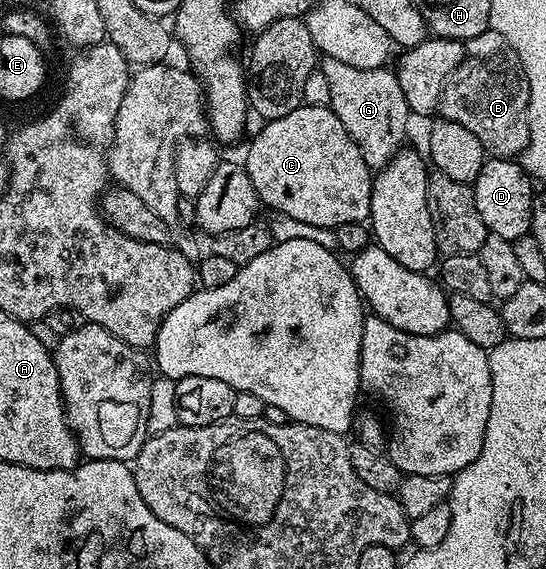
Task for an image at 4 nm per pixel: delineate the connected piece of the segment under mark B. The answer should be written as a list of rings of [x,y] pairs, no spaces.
[[[488,30],[465,41],[460,66],[456,66],[442,91],[440,116],[444,120],[460,122],[460,126],[472,130],[491,157],[518,158],[530,145],[526,121],[529,101],[526,68],[516,50],[504,34]]]

